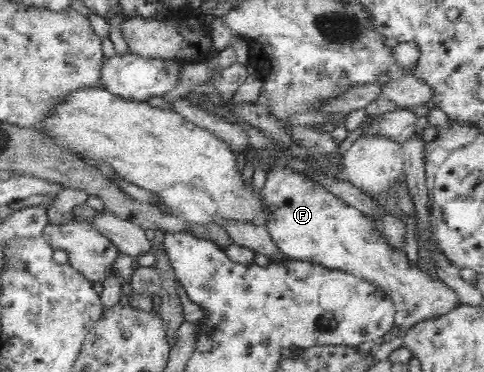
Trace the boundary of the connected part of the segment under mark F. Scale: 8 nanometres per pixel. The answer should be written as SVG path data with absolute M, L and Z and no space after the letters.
M274 167L263 177L263 200L269 204L275 221L267 225L275 244L281 248L286 257L293 260L312 261L329 269L340 269L361 280L368 281L382 289L396 305L394 317L395 331L406 330L419 321L437 317L457 309L463 305L463 300L447 282L431 277L429 272L411 263L403 248L397 248L389 242L385 234L379 232L374 220L364 215L362 211L348 206L340 197L329 192L321 183L313 181L300 173L284 167Z

